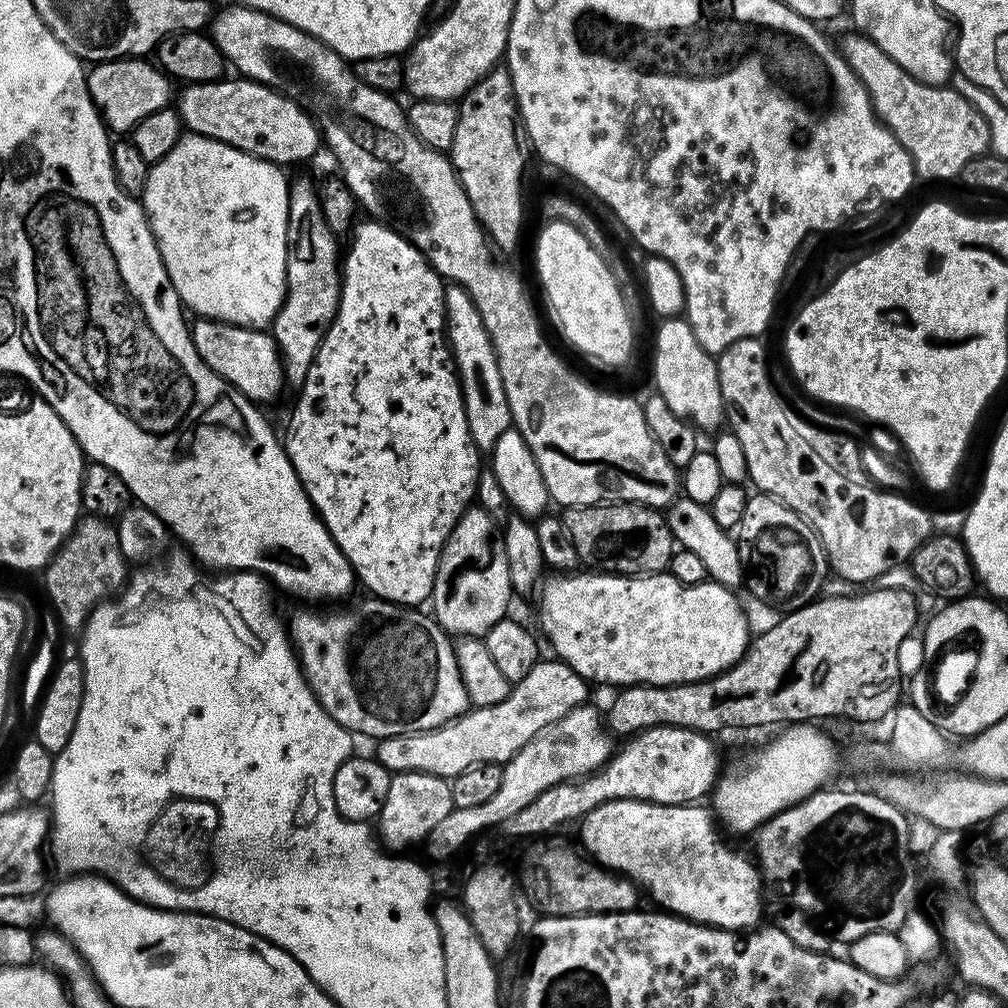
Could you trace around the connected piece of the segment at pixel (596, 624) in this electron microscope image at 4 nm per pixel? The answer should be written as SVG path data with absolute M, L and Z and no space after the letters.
M580 571L556 574L553 580L543 581L538 596L540 624L557 652L553 653L593 685L693 684L710 680L739 662L750 647L748 616L731 587L715 582L684 585L667 571L646 576Z

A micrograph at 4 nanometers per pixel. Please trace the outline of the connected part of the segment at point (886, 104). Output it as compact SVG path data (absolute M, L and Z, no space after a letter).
M863 34L848 36L844 41L839 41L838 51L852 68L857 80L864 85L868 97L872 99L872 110L883 120L884 125L899 138L900 144L910 154L912 165L916 168L917 177L923 180L948 180L959 177L960 171L974 158L985 155L989 151L992 135L984 116L972 103L957 92L952 86L937 86L923 84L915 80L910 73L894 58L890 58L875 44L870 37Z

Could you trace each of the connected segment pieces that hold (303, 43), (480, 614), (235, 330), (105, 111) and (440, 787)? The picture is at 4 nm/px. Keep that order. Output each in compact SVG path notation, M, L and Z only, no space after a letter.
M236 2L229 8L224 8L215 13L210 21L210 35L213 42L218 46L218 50L224 55L225 61L229 65L232 64L237 68L241 77L249 80L257 80L258 83L266 85L268 88L274 88L277 92L282 92L289 96L291 100L301 104L306 111L308 111L315 119L321 133L323 143L326 148L336 155L336 160L340 163L339 171L342 173L344 180L348 183L348 189L351 190L353 196L356 198L356 203L361 209L368 211L369 217L375 218L390 228L395 228L396 231L403 234L414 247L420 249L424 253L424 259L440 273L445 281L453 284L460 284L470 294L472 300L476 304L476 309L482 314L482 320L486 326L486 330L490 334L492 344L496 348L495 356L504 356L504 368L508 368L508 364L512 364L512 356L532 356L532 352L540 352L540 356L546 358L546 350L550 347L549 341L544 341L544 336L540 333L540 320L536 317L536 308L532 305L532 300L528 297L528 292L524 289L524 284L520 281L520 276L512 268L507 268L504 264L499 264L498 261L492 257L493 245L490 243L489 237L485 233L485 229L480 220L476 217L475 208L472 205L467 192L464 189L463 182L457 176L455 166L453 166L451 159L445 153L436 151L435 148L430 147L429 144L424 144L423 141L416 136L416 131L408 124L408 113L396 101L395 95L387 92L379 92L374 90L374 86L366 86L366 82L362 82L356 76L355 67L344 57L339 56L333 48L327 48L321 41L320 37L310 33L304 32L298 26L294 26L285 20L279 20L277 16L272 16L268 12L263 12L257 8L248 8L242 2Z
M470 506L458 518L454 530L440 548L438 570L432 583L430 597L431 615L445 632L456 638L483 638L499 620L509 615L508 603L514 599L511 584L510 562L507 560L504 533L501 525L486 510L479 506Z
M200 318L191 325L190 331L194 350L218 374L224 382L236 389L247 400L257 405L265 406L271 400L276 400L286 389L284 375L284 358L271 331L258 328L240 328L236 324L224 324L221 320Z
M144 58L105 60L93 63L87 73L88 92L105 125L113 133L131 133L136 124L142 122L142 118L169 107L173 81L155 63L152 65L148 62Z
M397 772L390 782L390 790L386 790L386 802L380 811L378 825L384 831L385 841L388 839L396 844L420 844L439 833L442 822L446 822L452 810L452 786L447 779L424 772Z

